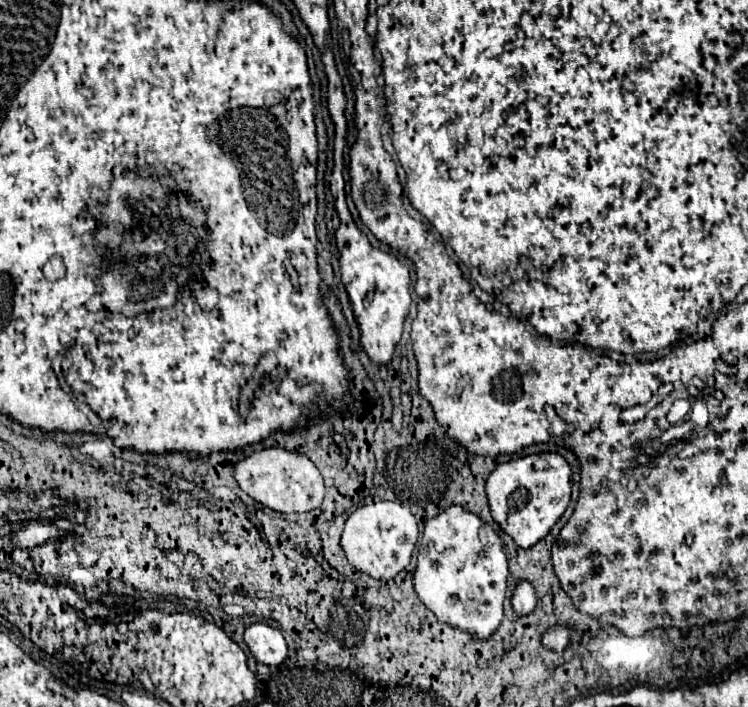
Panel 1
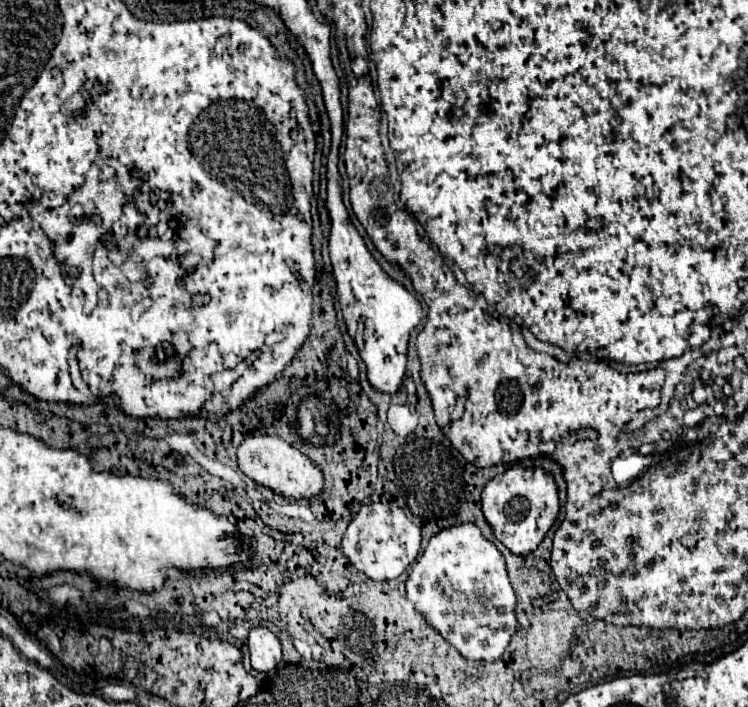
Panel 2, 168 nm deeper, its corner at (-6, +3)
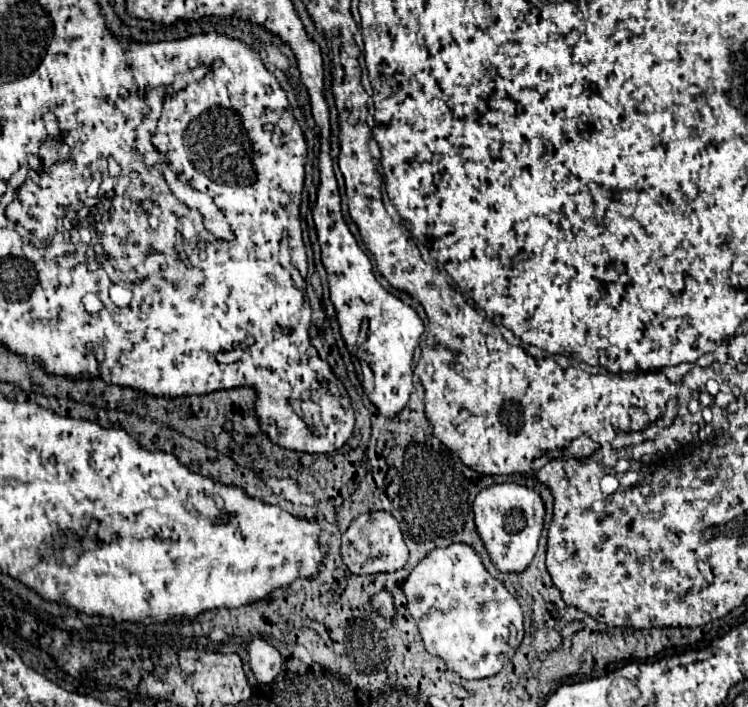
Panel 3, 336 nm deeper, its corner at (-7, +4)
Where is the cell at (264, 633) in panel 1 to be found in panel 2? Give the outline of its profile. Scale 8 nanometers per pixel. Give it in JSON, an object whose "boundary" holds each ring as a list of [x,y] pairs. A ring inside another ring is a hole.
{"boundary":[[[253,627],[247,645],[255,671],[271,671],[281,661],[281,641],[267,627]]]}

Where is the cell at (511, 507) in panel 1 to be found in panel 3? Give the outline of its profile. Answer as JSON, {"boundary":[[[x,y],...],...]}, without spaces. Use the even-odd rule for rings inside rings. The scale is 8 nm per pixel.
{"boundary":[[[504,482],[504,484],[494,484],[490,488],[484,488],[476,496],[472,510],[474,510],[476,532],[480,540],[484,540],[484,546],[488,548],[488,554],[496,570],[500,572],[526,570],[536,554],[538,538],[542,534],[542,524],[544,524],[542,498],[534,490],[528,490],[526,486]]]}

